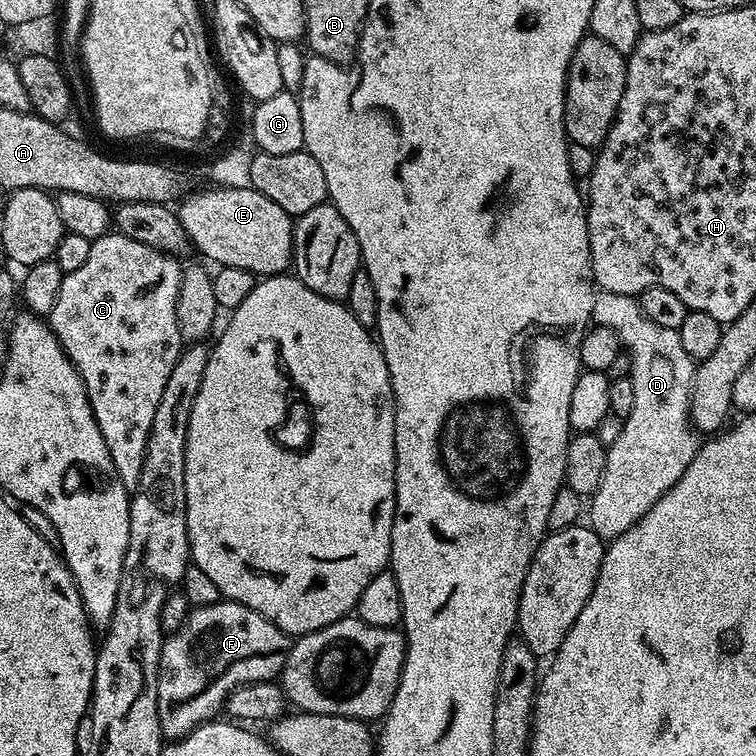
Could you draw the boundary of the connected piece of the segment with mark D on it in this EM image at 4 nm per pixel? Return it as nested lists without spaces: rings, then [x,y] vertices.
[[[612,292],[599,293],[598,299],[594,302],[592,319],[599,327],[614,329],[621,345],[626,349],[626,356],[632,359],[630,379],[634,386],[634,410],[630,410],[630,414],[626,417],[618,442],[607,448],[606,470],[602,474],[602,482],[598,486],[596,495],[590,500],[590,512],[592,508],[590,526],[599,534],[601,540],[611,542],[635,526],[675,486],[678,478],[682,478],[682,474],[696,457],[697,433],[690,423],[690,393],[694,362],[688,357],[686,350],[682,350],[682,338],[677,329],[658,326],[654,320],[645,316],[639,305],[620,299]]]

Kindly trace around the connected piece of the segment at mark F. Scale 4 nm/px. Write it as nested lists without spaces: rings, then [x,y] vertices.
[[[219,600],[213,604],[191,609],[188,621],[174,635],[165,639],[160,654],[159,710],[160,729],[169,741],[175,742],[188,736],[201,724],[211,721],[219,709],[222,710],[230,693],[245,682],[254,683],[271,679],[281,673],[291,652],[292,640],[276,624],[262,618],[257,611],[250,610],[236,601]]]

